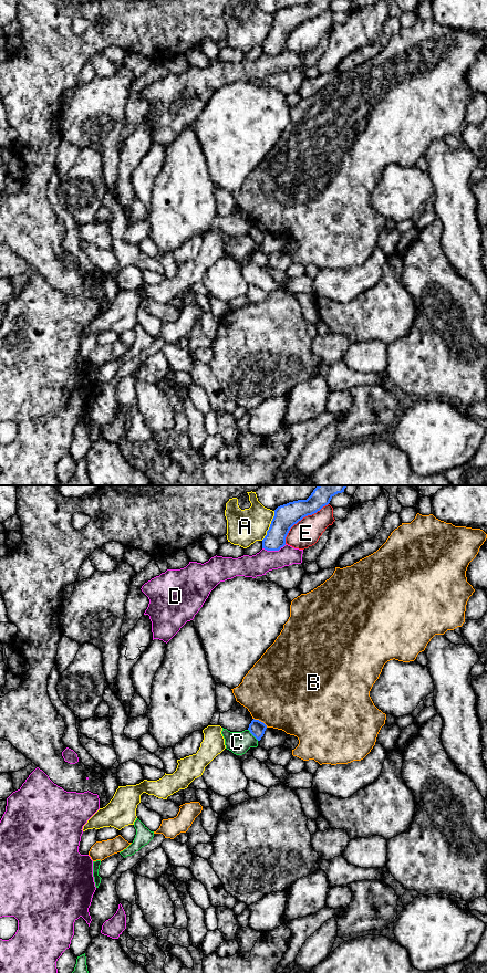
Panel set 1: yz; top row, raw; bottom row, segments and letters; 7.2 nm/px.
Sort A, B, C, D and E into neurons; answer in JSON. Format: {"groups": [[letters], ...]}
{"groups": [["A"], ["B"], ["C"], ["D"], ["E"]]}

